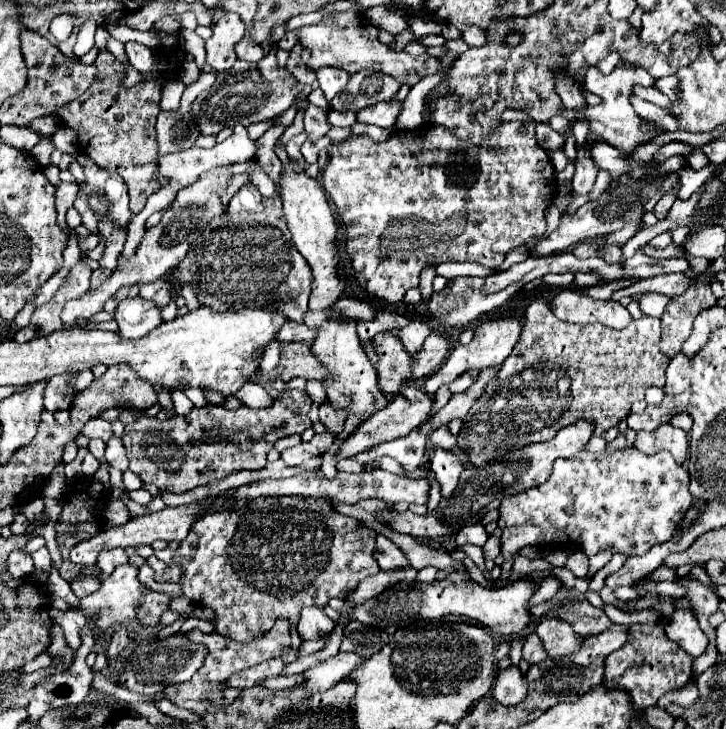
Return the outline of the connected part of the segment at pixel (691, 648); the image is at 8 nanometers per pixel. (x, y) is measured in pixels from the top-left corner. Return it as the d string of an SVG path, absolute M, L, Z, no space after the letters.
M678 609L664 619L664 629L670 641L676 641L690 657L704 653L708 637L698 627L698 621L690 609Z

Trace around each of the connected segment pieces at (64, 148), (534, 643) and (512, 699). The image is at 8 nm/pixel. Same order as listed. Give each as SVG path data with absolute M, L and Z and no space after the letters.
M64 125L58 127L58 131L52 135L52 143L58 151L62 153L72 153L76 155L76 133L72 129L66 129Z
M530 633L530 635L526 637L524 649L522 649L522 659L528 661L528 663L538 663L538 661L546 659L546 651L542 649L542 641L538 639L538 635Z
M510 665L496 673L492 697L502 705L518 705L526 697L526 691L528 691L526 675L522 675L516 665Z

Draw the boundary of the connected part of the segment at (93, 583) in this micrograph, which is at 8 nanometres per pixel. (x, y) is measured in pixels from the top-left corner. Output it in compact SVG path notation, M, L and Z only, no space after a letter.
M80 577L80 579L72 581L72 591L78 599L94 593L98 587L100 587L100 581L96 577Z

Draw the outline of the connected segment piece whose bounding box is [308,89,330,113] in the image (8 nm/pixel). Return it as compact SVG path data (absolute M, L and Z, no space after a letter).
M314 89L310 95L308 95L308 103L312 103L312 105L316 105L316 107L320 107L322 111L330 111L330 103L324 99L324 93L320 91L320 89Z

